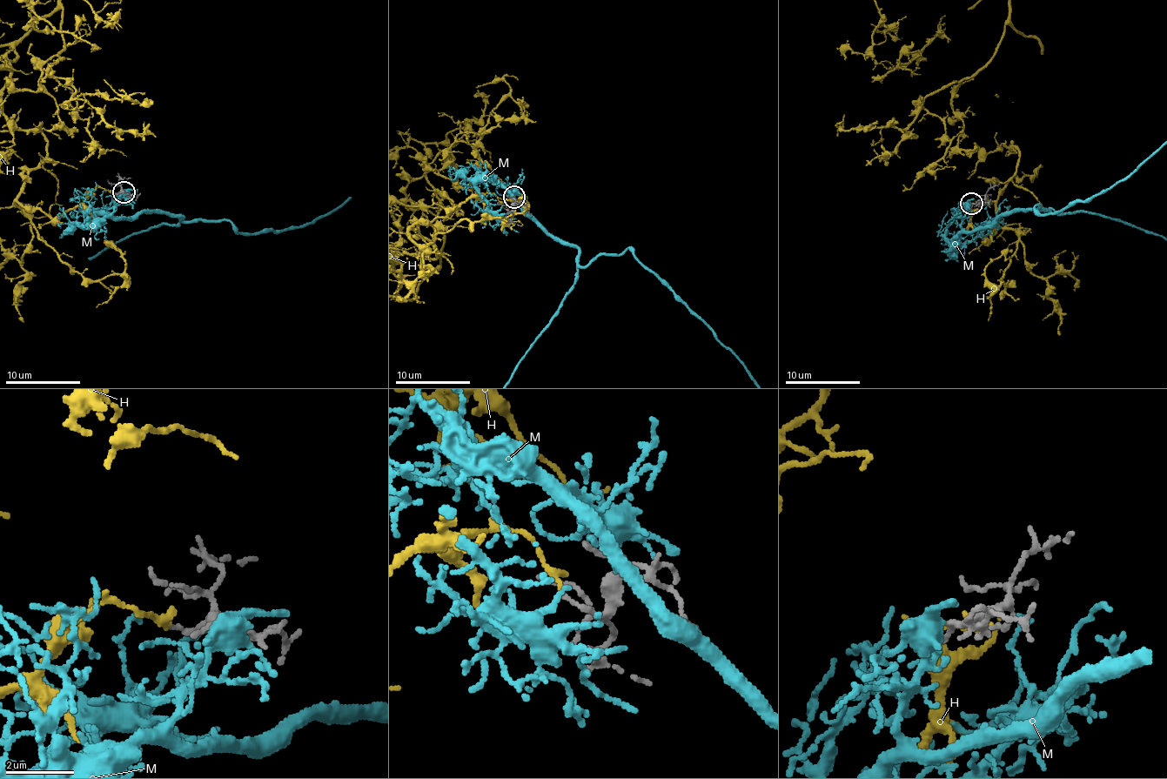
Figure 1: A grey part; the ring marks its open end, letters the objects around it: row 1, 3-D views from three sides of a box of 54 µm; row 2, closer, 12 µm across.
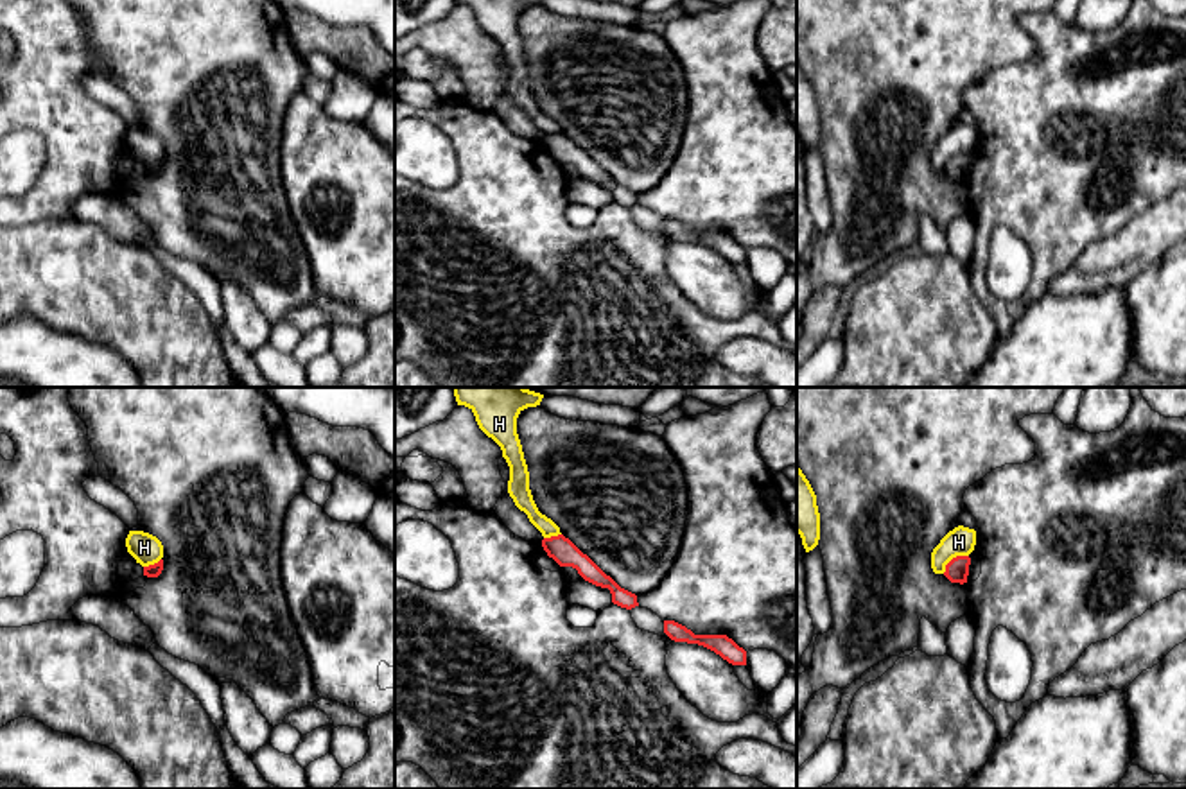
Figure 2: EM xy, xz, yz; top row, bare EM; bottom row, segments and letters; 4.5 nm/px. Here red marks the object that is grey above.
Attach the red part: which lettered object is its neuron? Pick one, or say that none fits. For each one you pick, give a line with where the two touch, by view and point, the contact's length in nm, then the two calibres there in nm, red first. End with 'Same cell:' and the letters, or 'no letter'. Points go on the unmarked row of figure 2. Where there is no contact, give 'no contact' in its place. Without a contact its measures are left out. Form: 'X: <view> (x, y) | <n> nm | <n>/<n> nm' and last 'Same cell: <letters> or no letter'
M: no contact
Same cell: M

